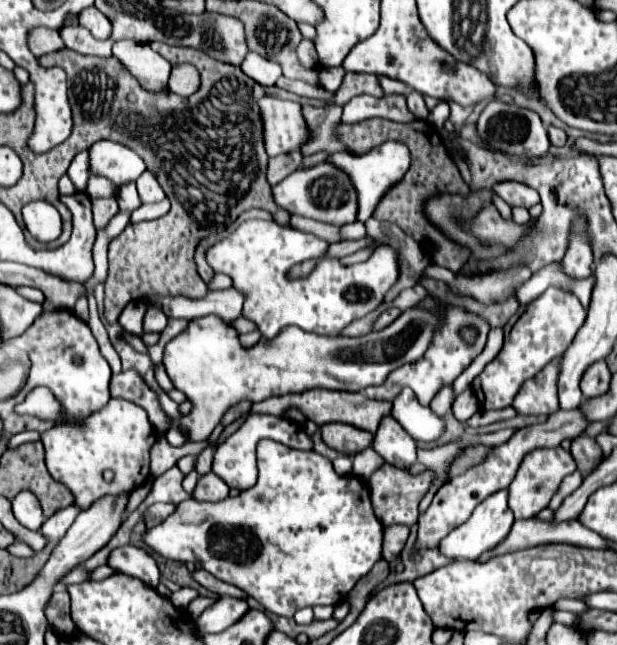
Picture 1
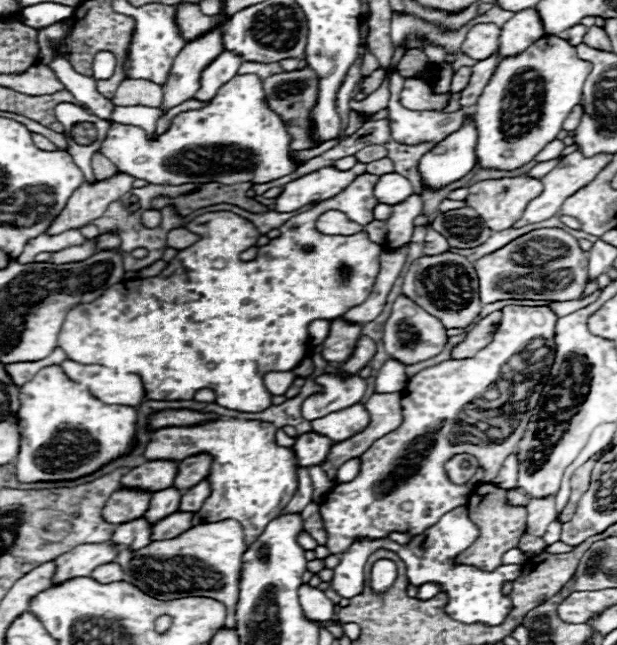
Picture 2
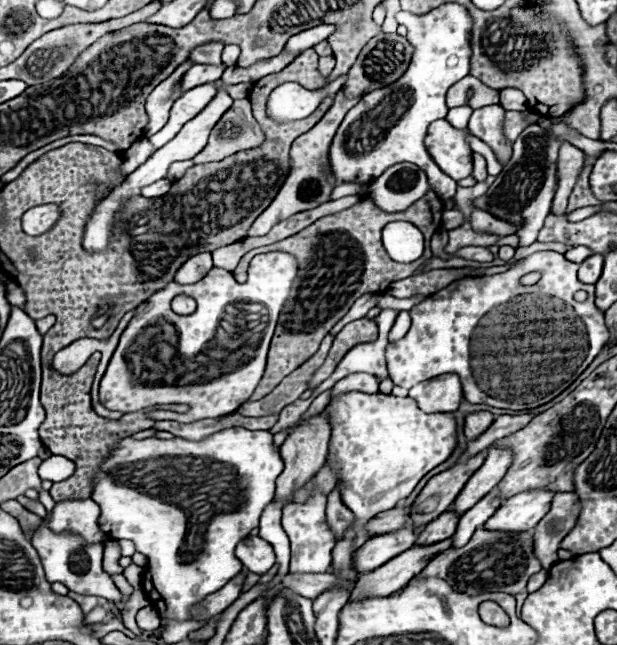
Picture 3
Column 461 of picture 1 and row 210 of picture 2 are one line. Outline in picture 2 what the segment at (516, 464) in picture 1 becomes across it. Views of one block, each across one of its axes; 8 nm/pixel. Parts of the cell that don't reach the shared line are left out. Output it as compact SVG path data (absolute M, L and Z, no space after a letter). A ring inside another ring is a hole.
M520 176L520 178L500 178L500 180L484 180L478 182L474 186L468 188L468 198L466 198L466 206L474 208L478 212L478 216L486 222L488 228L492 228L494 232L502 232L512 228L518 218L522 218L522 212L526 210L528 202L534 200L538 196L538 192L542 192L544 186L540 180L530 180L528 176Z

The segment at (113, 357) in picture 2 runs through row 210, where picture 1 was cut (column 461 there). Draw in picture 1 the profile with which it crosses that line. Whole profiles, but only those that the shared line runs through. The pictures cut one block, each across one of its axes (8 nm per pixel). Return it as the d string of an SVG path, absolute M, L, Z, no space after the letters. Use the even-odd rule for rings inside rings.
M452 306L452 314L448 314L448 322L444 322L444 330L440 330L440 334L436 334L436 342L432 342L432 346L428 346L428 350L424 352L424 358L418 358L416 362L412 362L408 366L400 366L400 370L392 370L392 374L388 374L386 382L382 382L380 386L368 386L364 390L366 396L374 398L374 400L394 400L396 394L404 386L410 386L414 390L418 402L422 406L428 406L432 402L432 398L440 392L440 388L446 384L452 384L472 364L472 360L484 350L488 330L490 330L490 324L482 316L472 314L462 306ZM466 324L478 328L478 338L472 346L466 346L458 338L458 328L462 328Z

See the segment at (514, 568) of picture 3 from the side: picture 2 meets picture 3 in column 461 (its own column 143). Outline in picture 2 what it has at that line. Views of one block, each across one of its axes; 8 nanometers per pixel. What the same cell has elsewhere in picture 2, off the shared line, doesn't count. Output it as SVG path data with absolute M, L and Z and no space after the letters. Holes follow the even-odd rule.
M222 520L214 524L198 524L172 540L150 542L138 552L122 550L116 562L126 572L126 578L158 600L176 600L186 596L206 596L224 602L228 622L234 620L234 606L238 600L242 554L246 552L244 530L236 520Z

